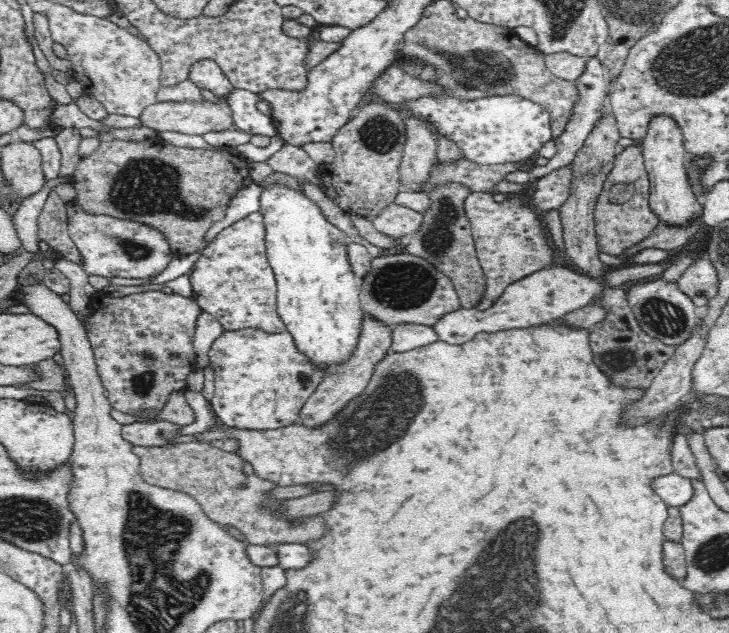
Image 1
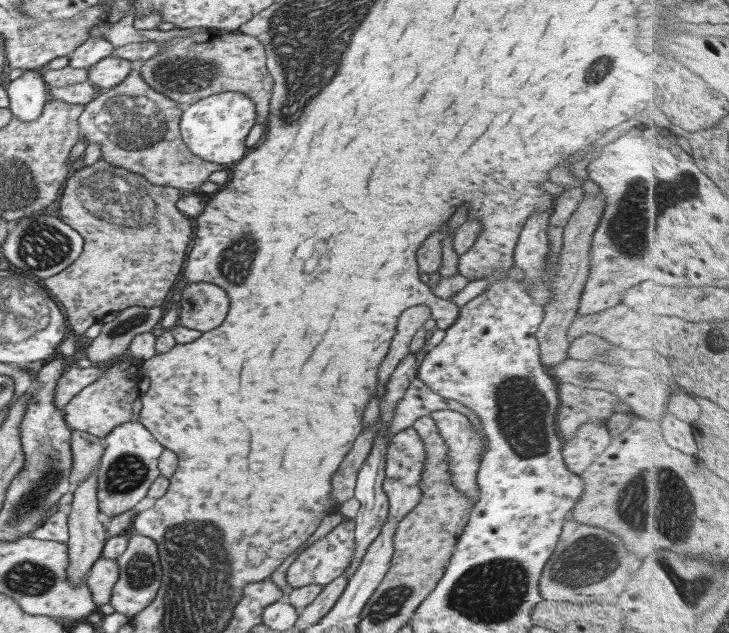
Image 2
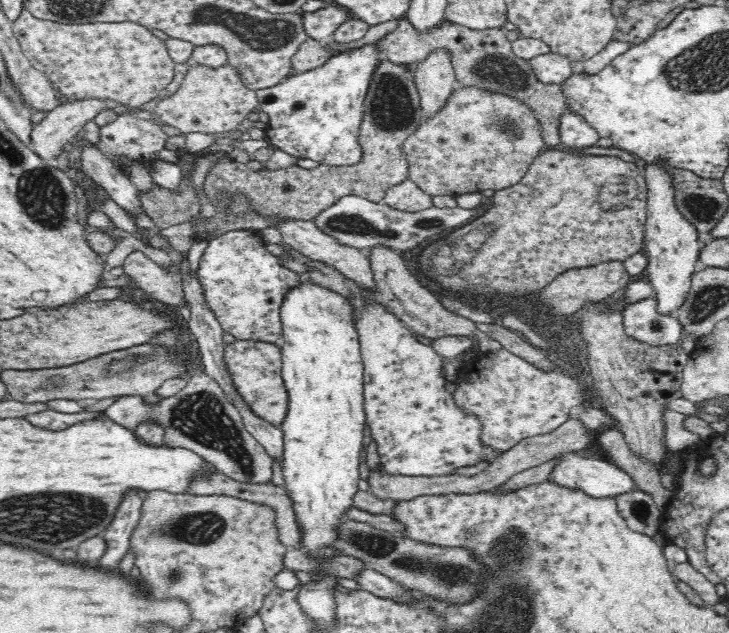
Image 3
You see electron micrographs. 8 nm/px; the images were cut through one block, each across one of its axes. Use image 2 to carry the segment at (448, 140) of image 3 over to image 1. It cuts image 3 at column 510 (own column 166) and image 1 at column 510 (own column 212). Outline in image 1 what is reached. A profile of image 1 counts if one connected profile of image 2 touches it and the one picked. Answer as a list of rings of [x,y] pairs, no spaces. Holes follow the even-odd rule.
[[[466,158],[443,165],[438,165],[436,162],[425,184],[424,192],[430,191],[442,182],[459,182],[474,192],[490,191],[493,193],[493,186],[502,182],[506,174],[519,170],[518,167],[518,163],[477,165]]]

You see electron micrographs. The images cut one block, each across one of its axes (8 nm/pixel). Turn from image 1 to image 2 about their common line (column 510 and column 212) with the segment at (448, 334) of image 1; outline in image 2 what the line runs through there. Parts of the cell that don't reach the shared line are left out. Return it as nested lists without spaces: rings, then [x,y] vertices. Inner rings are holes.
[[[208,282],[187,283],[178,301],[177,324],[191,330],[207,332],[221,324],[227,314],[227,293]]]

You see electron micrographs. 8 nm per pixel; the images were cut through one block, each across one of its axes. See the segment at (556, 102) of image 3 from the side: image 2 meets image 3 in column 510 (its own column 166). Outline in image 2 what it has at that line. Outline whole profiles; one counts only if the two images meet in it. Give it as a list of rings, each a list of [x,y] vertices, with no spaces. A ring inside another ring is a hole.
[[[204,29],[189,37],[174,37],[168,42],[157,43],[162,44],[160,51],[138,63],[138,71],[145,84],[182,107],[217,93],[241,92],[254,104],[256,122],[265,124],[273,81],[265,66],[264,46],[257,39],[237,30]]]

